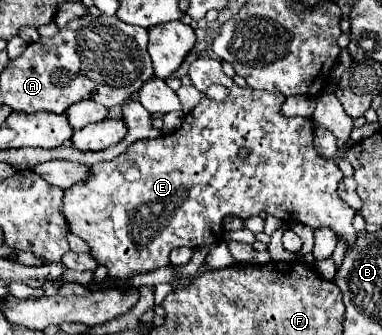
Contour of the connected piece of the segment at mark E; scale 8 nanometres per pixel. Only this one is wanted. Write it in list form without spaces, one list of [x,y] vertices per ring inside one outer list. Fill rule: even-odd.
[[[217,59],[193,61],[189,77],[197,89],[207,89],[213,83],[227,87],[227,99],[215,101],[201,97],[197,107],[185,115],[183,125],[177,131],[171,135],[159,135],[157,139],[135,141],[113,161],[93,165],[87,181],[65,191],[63,203],[69,229],[89,245],[93,259],[107,269],[107,281],[113,283],[113,289],[129,291],[131,287],[127,281],[135,275],[169,265],[169,253],[177,247],[197,249],[223,241],[221,223],[227,215],[247,219],[267,213],[283,221],[309,225],[313,231],[327,227],[337,239],[347,243],[349,251],[357,241],[357,231],[353,229],[353,217],[357,211],[337,195],[339,181],[343,179],[337,163],[319,157],[313,147],[313,121],[305,117],[283,117],[281,105],[285,95],[237,87],[233,79],[221,71]],[[241,147],[251,151],[247,159],[237,157]]]

